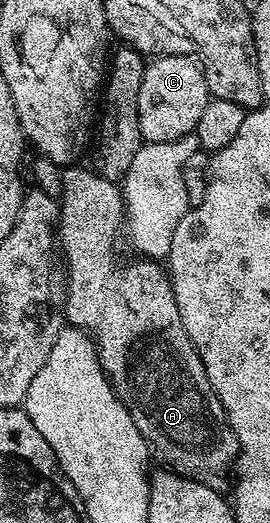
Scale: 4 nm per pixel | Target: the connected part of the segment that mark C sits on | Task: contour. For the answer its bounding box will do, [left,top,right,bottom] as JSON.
[138,54,210,142]

